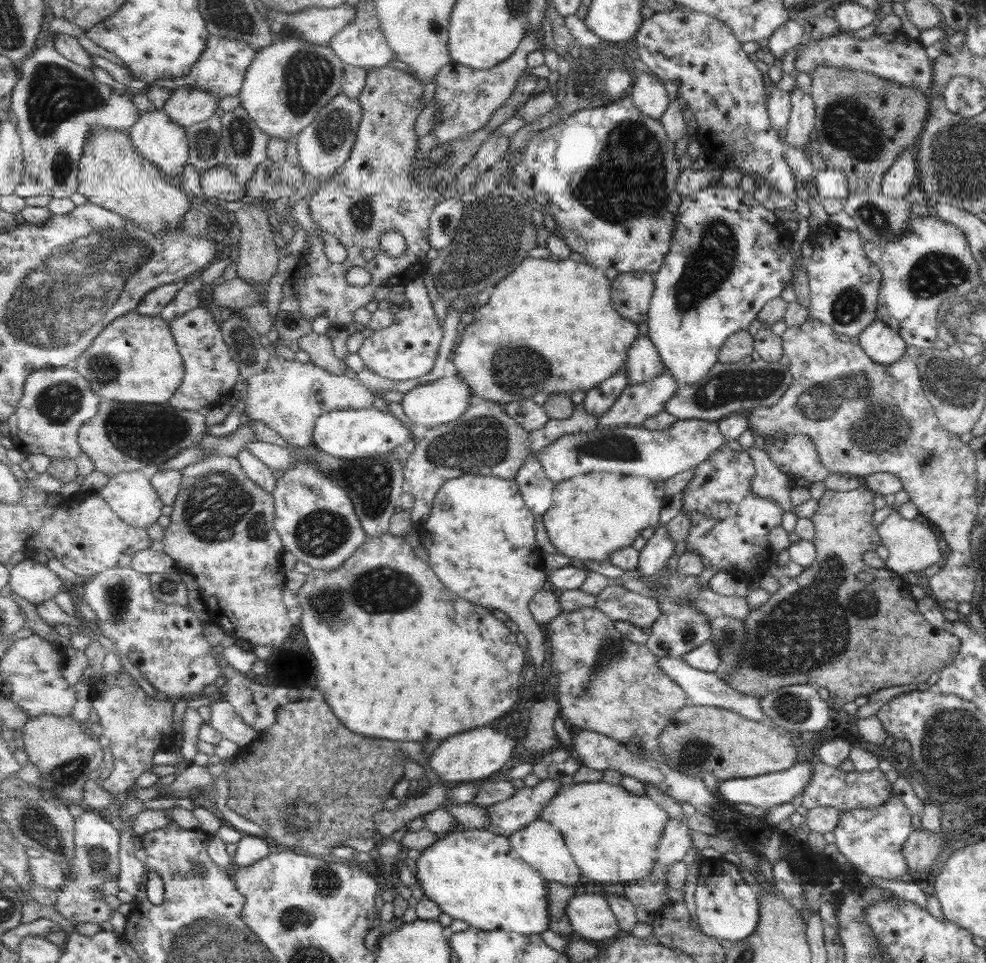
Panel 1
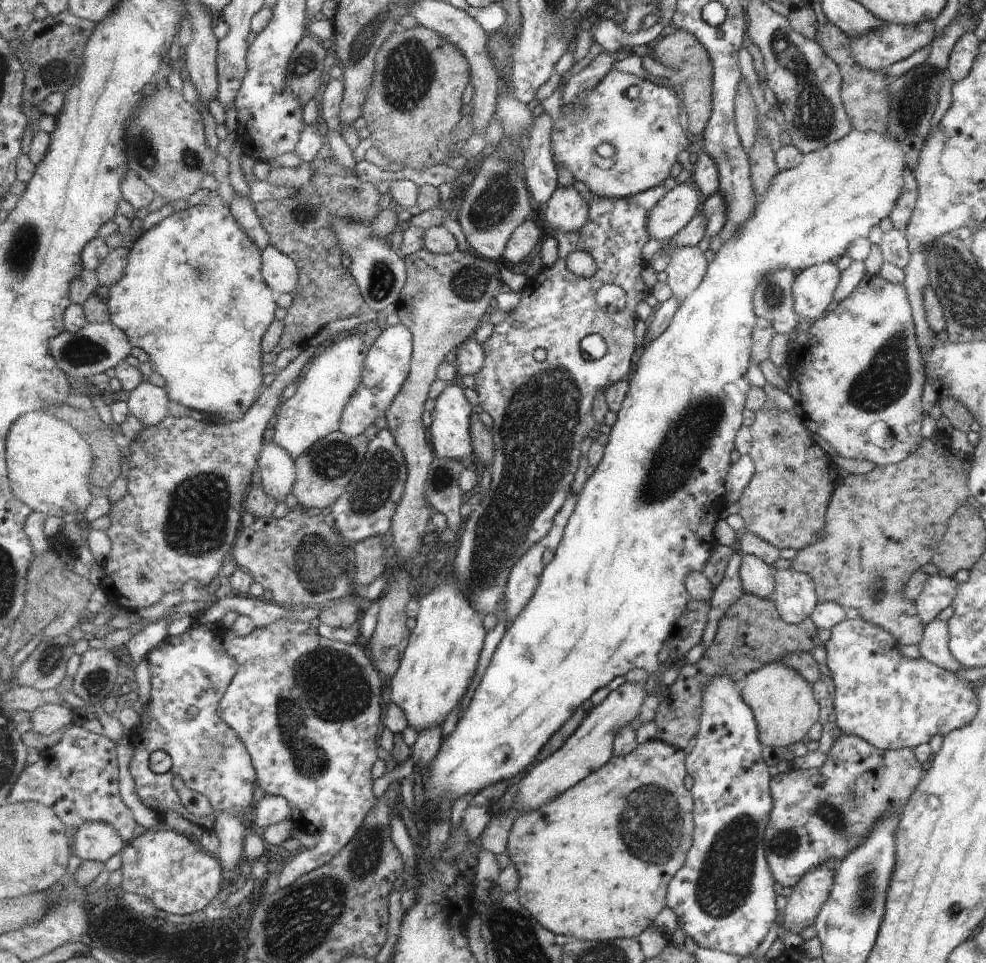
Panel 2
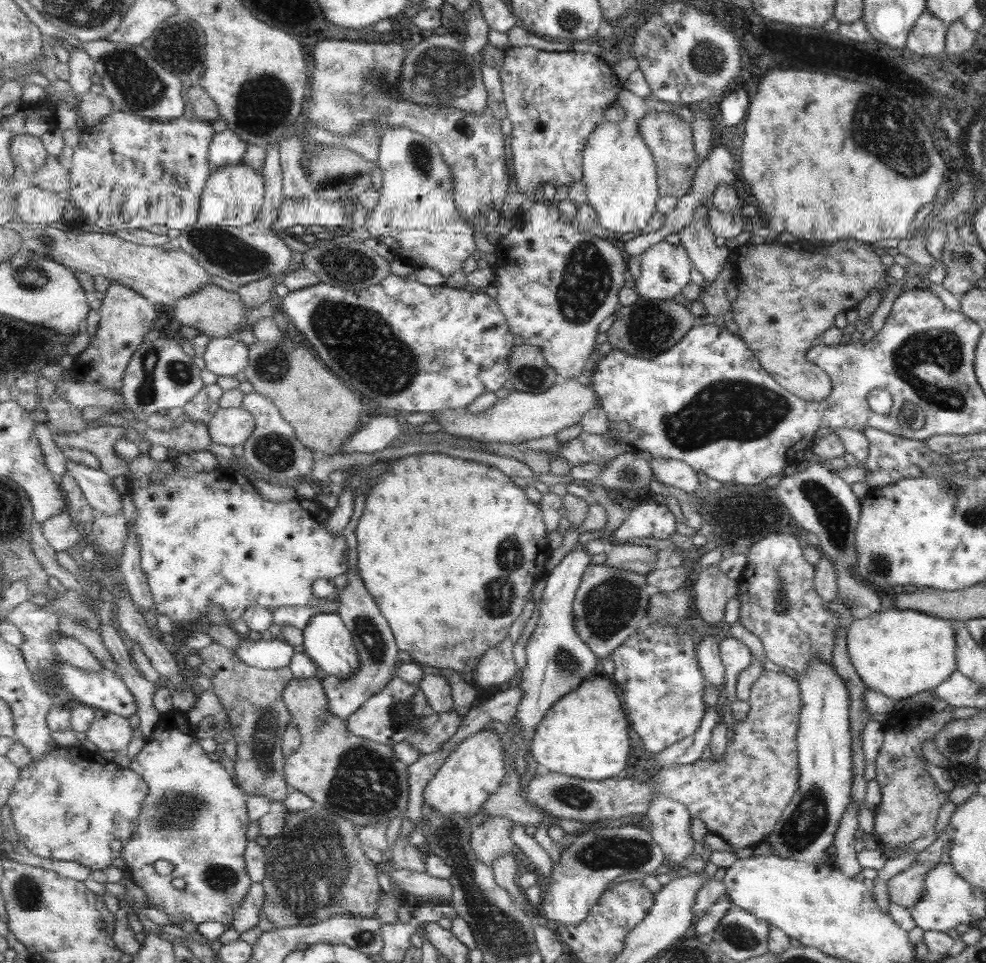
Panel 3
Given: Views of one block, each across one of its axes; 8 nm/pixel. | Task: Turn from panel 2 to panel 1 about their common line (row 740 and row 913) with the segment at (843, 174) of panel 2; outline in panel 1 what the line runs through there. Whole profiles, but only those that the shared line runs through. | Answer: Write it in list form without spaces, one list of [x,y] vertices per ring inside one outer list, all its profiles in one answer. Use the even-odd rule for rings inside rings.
[[[485,829],[453,831],[424,848],[416,861],[416,880],[424,894],[434,900],[452,918],[463,920],[470,927],[488,931],[539,934],[550,929],[548,880],[536,868],[518,856],[510,837]]]

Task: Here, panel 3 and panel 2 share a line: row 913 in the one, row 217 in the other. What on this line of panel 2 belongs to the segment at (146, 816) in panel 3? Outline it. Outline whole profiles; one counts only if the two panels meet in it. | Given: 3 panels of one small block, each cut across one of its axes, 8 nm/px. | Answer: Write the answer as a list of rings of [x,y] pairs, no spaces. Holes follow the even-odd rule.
[[[219,191],[209,192],[209,198],[217,198],[217,204],[205,204],[205,201],[201,201],[197,206],[173,213],[136,237],[129,253],[129,264],[125,268],[125,276],[117,284],[110,286],[109,310],[111,321],[123,330],[133,347],[144,350],[150,359],[152,369],[164,378],[170,400],[179,402],[189,409],[205,412],[208,416],[223,415],[221,418],[227,422],[240,421],[249,412],[249,408],[257,402],[259,398],[257,390],[263,385],[261,343],[268,328],[276,319],[277,295],[265,282],[262,273],[264,264],[262,250],[245,232],[245,229],[241,228],[240,221],[233,216],[232,209],[225,204]]]

